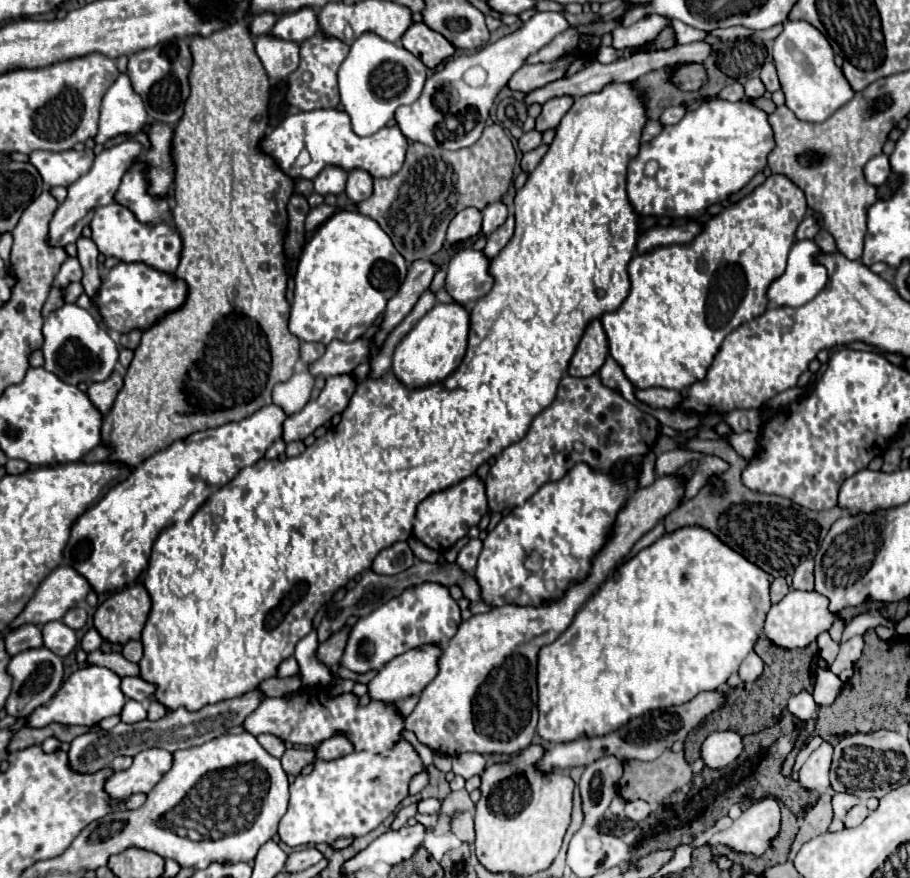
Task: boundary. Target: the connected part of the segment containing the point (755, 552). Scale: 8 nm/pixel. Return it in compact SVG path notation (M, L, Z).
M691 439L683 443L683 448L702 452L703 455L716 455L730 462L730 470L722 474L722 480L726 484L724 494L712 494L708 488L702 488L692 500L680 504L674 512L670 512L664 518L666 532L672 532L682 526L702 526L716 534L724 544L728 544L732 550L740 552L744 558L760 566L764 572L774 576L774 582L770 586L772 602L782 600L788 594L786 576L794 574L794 568L798 566L800 558L814 558L822 540L826 538L826 532L834 522L844 514L838 506L824 512L812 512L800 504L794 504L788 498L782 496L766 496L752 492L742 486L740 482L740 470L744 468L746 460L740 458L728 442L724 440Z

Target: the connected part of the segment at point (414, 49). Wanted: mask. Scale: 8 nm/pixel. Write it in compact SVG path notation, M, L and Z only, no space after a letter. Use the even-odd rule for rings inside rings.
M424 22L412 24L400 42L408 52L418 56L428 68L436 68L442 60L454 54L454 46L442 34L428 28Z

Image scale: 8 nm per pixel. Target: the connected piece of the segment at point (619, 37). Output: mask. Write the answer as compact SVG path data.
M652 14L650 18L642 18L636 24L622 28L616 26L612 30L612 38L614 38L614 48L638 48L644 46L648 42L652 42L652 38L656 38L666 26L670 25L670 20L658 14Z

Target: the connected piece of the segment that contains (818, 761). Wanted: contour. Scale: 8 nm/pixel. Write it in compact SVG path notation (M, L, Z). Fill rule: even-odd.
M824 742L818 750L812 752L812 756L806 760L806 764L800 770L800 784L804 788L828 788L828 772L832 762L832 744Z

